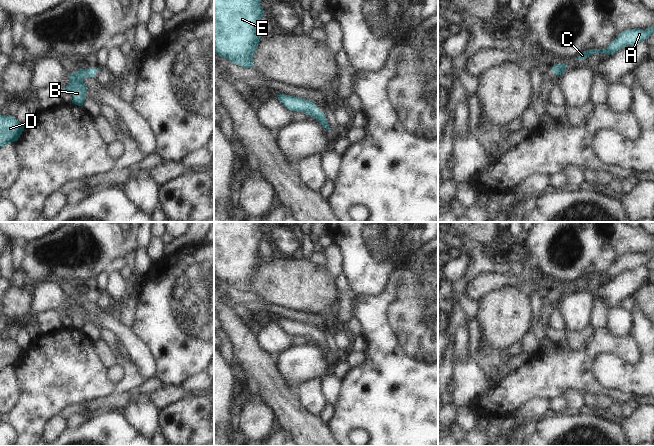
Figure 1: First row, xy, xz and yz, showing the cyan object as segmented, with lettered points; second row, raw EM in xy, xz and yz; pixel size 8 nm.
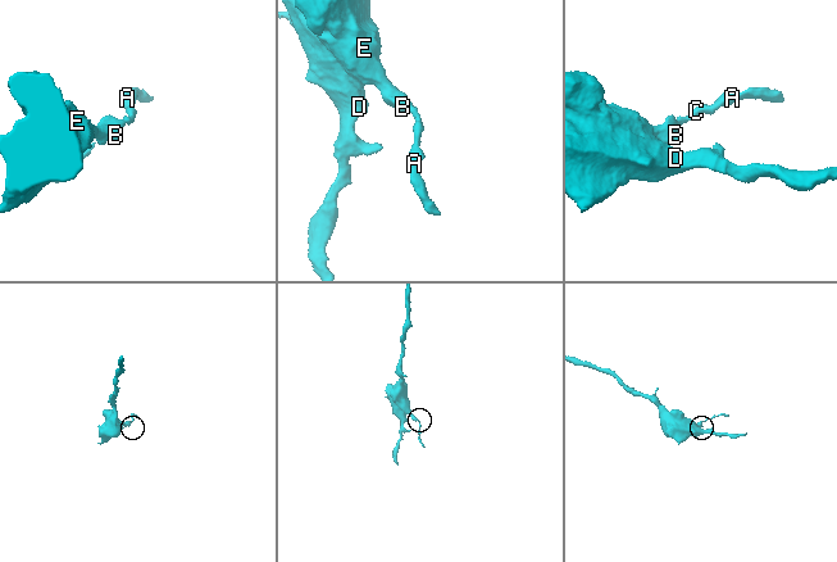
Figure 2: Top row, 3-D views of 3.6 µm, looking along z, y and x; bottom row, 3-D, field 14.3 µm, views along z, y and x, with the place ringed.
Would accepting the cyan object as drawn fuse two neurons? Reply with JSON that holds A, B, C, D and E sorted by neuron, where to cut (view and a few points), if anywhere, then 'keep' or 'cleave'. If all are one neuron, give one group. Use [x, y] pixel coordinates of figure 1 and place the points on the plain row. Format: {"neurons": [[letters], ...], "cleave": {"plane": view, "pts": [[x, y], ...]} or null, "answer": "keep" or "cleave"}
{"neurons": [["A", "B", "C", "D", "E"]], "cleave": null, "answer": "keep"}

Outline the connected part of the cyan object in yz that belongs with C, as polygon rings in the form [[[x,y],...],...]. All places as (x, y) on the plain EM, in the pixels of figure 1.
[[[651,250],[645,254],[640,252],[628,253],[622,255],[606,273],[589,273],[582,276],[576,283],[584,284],[593,277],[605,277],[607,279],[615,278],[621,272],[634,270],[643,264],[647,264],[652,258],[654,258],[654,250]]]

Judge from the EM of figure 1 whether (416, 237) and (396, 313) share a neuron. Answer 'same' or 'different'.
different

